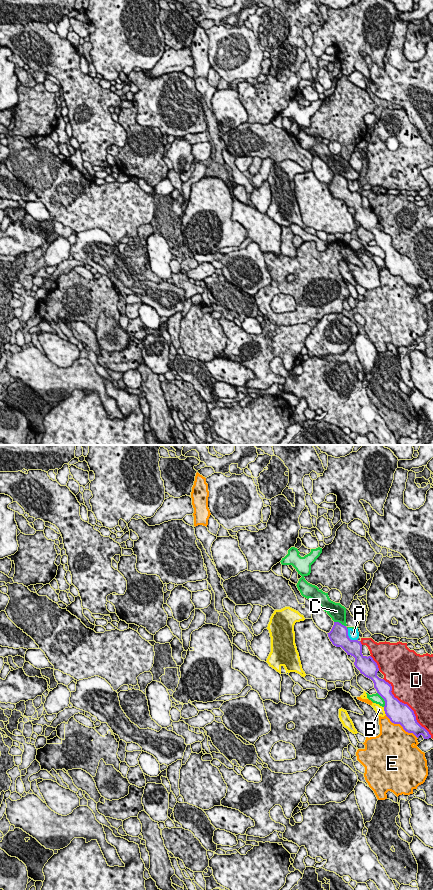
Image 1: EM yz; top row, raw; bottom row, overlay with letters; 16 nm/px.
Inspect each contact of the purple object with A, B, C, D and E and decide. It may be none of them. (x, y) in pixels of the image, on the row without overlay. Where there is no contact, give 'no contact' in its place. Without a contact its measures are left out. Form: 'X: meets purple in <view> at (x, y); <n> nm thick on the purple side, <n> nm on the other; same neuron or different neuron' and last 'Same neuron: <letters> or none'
A: meets purple in yz at (348, 189); 300 nm thick on the purple side, 170 nm on the other; different neuron
B: meets purple in yz at (384, 262); 360 nm thick on the purple side, 130 nm on the other; different neuron
C: meets purple in yz at (340, 175); 300 nm thick on the purple side, 280 nm on the other; different neuron
D: meets purple in yz at (408, 258); 360 nm thick on the purple side, 480 nm on the other; different neuron
E: meets purple in yz at (401, 277); 360 nm thick on the purple side, 460 nm on the other; different neuron
Same neuron: none

